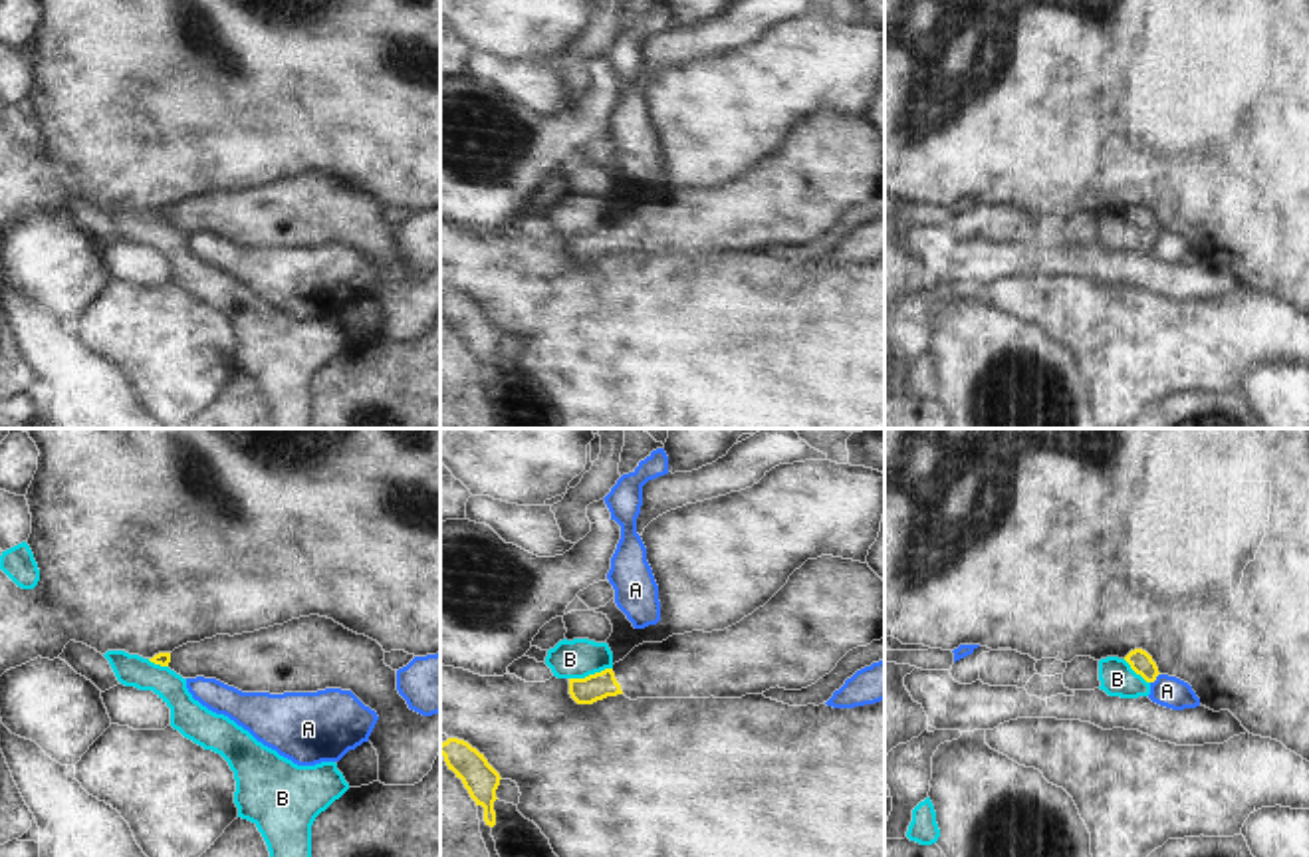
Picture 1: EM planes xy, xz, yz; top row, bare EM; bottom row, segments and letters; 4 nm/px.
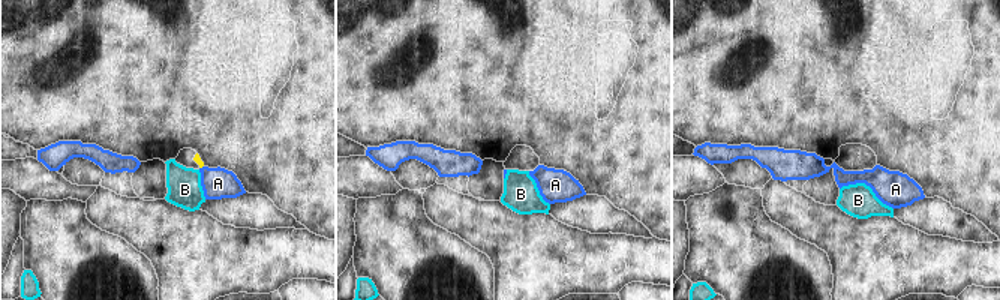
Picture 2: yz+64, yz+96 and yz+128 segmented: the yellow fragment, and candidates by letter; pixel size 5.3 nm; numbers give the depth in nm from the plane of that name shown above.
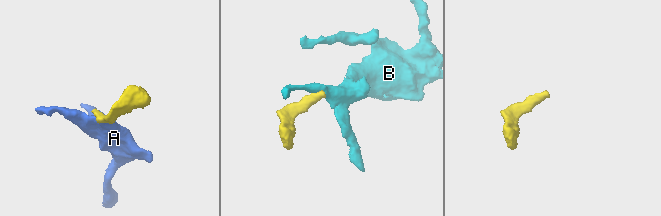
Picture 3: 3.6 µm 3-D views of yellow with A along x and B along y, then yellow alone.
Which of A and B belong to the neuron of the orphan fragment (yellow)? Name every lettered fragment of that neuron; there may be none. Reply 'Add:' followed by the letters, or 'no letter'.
Add: no letter.

